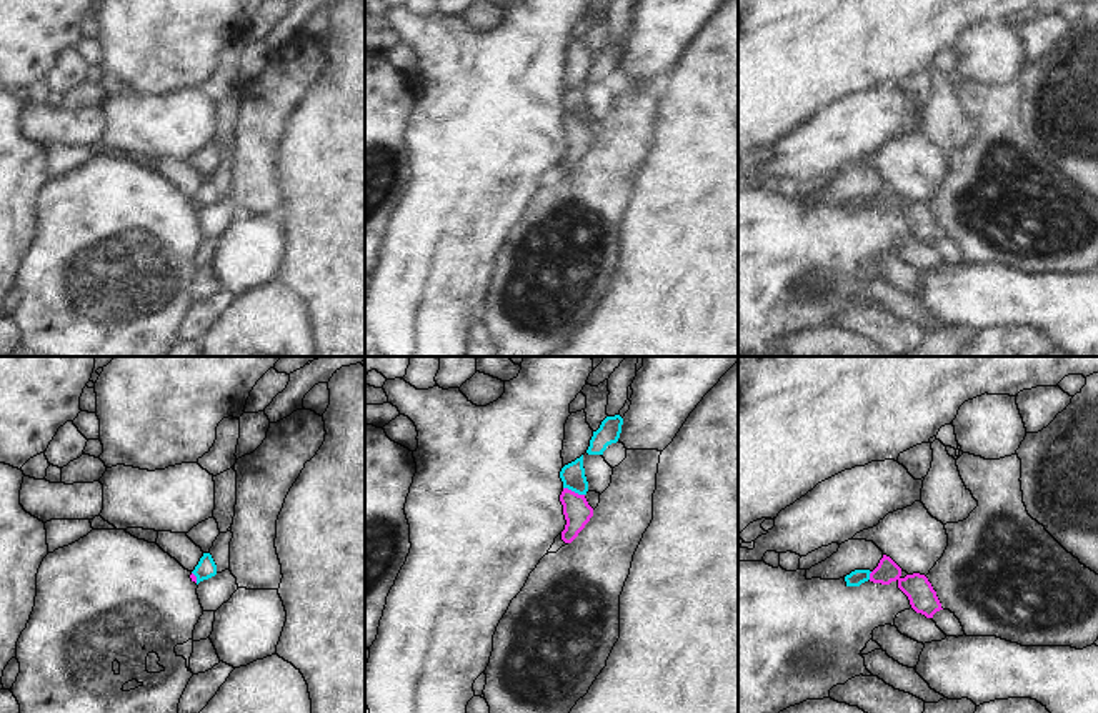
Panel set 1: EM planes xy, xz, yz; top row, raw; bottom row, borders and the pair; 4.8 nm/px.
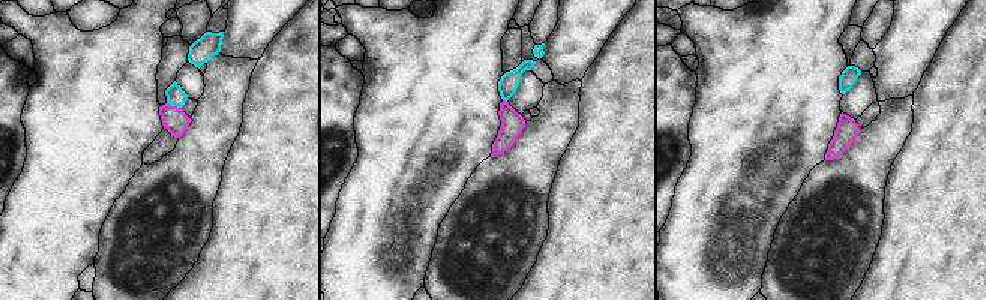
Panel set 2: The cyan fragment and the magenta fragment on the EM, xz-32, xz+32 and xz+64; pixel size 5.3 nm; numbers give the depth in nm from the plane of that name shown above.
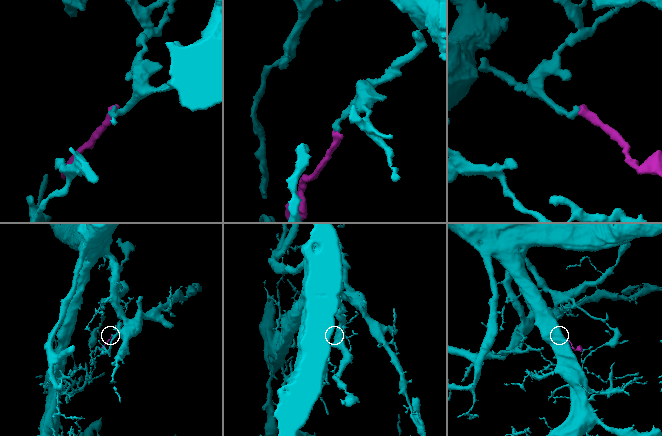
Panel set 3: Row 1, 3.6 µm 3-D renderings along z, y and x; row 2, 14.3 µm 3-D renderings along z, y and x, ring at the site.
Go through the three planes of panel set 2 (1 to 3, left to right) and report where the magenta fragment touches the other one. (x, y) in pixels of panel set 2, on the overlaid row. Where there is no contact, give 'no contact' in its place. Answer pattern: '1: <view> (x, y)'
1: xz-32 (174, 105)
2: xz+32 (505, 101)
3: no contact

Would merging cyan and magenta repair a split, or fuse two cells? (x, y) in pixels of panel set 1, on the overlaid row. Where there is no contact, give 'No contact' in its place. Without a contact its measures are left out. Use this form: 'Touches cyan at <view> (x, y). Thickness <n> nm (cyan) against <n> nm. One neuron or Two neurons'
Touches cyan at xz (573, 490). Thickness 120 nm (cyan) against 130 nm. One neuron

